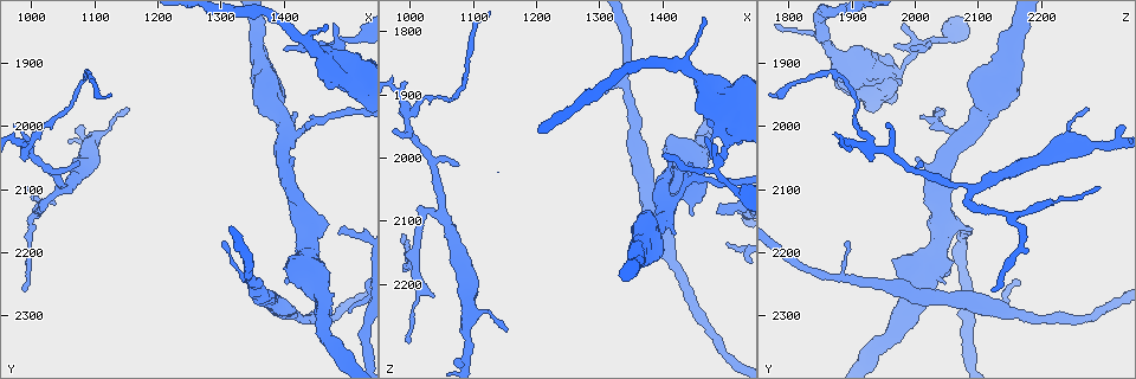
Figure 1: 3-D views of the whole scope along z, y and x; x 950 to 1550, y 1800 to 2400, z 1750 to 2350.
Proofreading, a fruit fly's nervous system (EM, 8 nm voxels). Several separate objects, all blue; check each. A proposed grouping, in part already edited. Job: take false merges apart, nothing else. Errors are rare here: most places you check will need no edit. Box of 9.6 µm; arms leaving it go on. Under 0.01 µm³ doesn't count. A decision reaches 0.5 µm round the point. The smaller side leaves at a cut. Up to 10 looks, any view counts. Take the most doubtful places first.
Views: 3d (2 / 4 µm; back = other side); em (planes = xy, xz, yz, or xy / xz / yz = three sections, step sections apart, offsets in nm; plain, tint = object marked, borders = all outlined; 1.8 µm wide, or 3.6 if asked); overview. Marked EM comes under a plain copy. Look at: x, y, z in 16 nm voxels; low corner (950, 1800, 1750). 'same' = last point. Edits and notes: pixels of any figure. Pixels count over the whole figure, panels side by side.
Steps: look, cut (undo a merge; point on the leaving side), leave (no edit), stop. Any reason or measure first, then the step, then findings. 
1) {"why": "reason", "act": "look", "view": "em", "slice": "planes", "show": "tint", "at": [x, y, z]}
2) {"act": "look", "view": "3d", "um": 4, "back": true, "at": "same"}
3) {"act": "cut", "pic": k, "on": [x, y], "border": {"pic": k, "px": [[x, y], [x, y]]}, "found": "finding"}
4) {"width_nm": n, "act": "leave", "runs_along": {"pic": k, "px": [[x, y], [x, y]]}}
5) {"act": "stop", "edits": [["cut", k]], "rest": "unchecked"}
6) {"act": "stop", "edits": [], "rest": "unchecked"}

{"why": "calibre changes", "act": "look", "view": "em", "um": 3.6, "slice": "planes", "show": "tint", "at": [1515, 1920, 1955]}

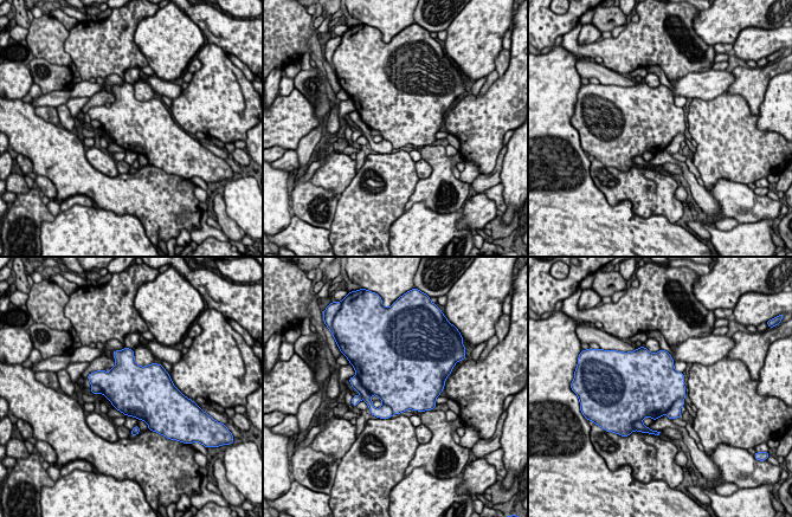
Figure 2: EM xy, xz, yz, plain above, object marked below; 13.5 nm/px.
{"act": "cut", "pic": 2, "on": [675, 409], "border": {"pic": 2, "px": [[683, 399], [677, 399], [665, 413]]}, "found": "two neurons meet here"}

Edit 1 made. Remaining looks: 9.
{"why": "redraw", "act": "look", "view": "overview"}

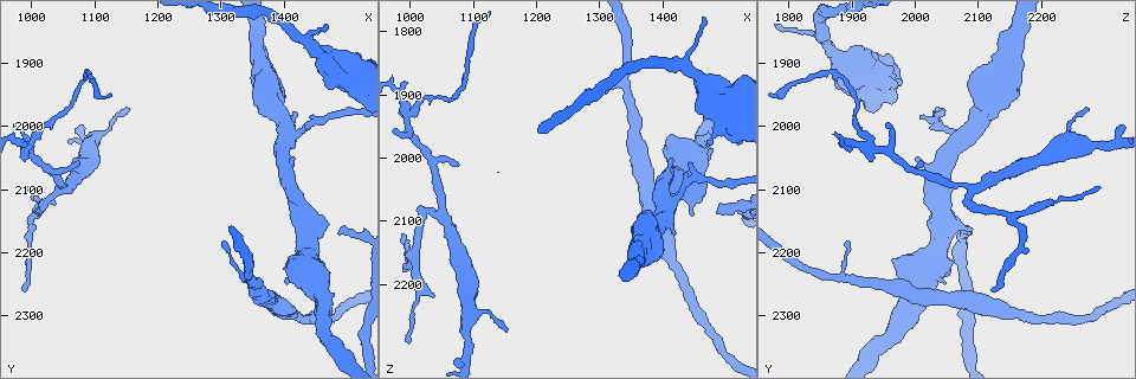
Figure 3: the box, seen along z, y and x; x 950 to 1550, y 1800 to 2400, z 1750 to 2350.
{"why": "abrupt turn", "act": "look", "view": "3d", "um": 2, "at": [1010, 2145, 2155]}

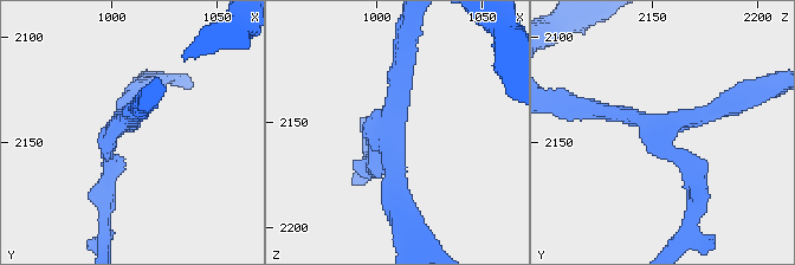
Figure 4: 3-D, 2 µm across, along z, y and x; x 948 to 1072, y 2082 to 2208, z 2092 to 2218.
{"arms": 3, "why": "need the tissue", "act": "look", "view": "em", "slice": "yz", "step": 16, "show": "tint", "at": [1005, 2140, 2150]}

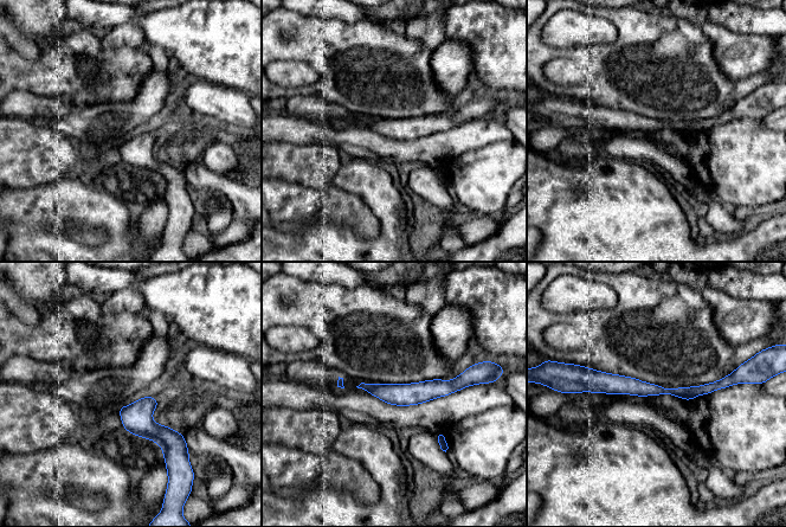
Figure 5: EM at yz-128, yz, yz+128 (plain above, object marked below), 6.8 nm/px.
{"why": "cut it another way", "act": "look", "view": "em", "slice": "planes", "show": "borders", "at": "same"}

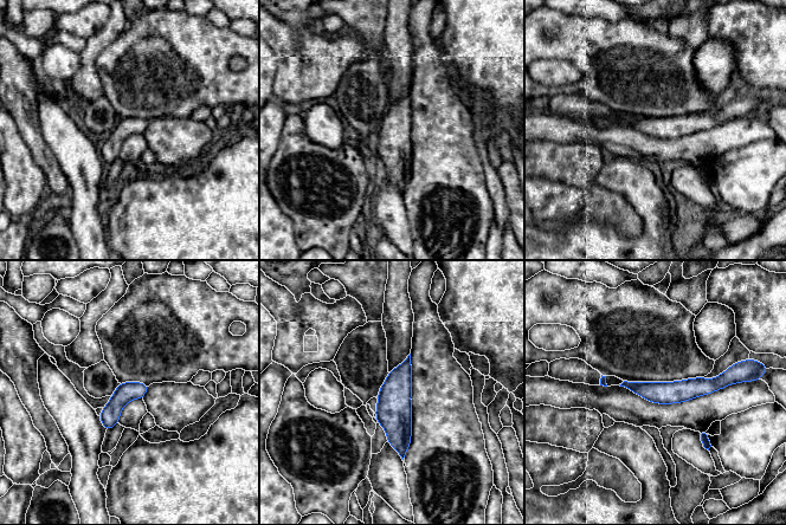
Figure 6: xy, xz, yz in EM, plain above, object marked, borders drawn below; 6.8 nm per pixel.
{"act": "leave", "runs_along": {"pic": 6, "px": [[727, 380], [684, 390], [627, 384]]}, "found": "one neuron here"}

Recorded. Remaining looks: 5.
{"why": "side arm on a straight run", "act": "look", "view": "3d", "um": 2, "back": true, "at": [995, 2030, 1930]}

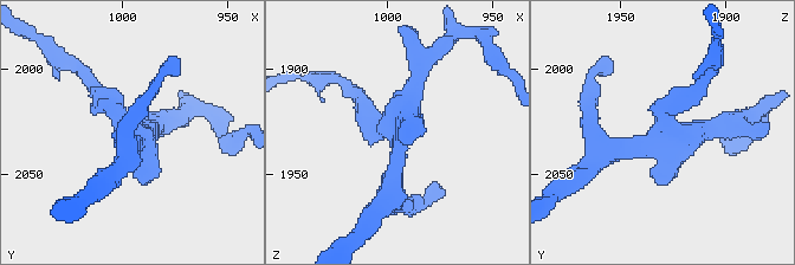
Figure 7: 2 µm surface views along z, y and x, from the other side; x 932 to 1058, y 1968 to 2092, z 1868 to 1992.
{"arms": 3, "act": "look", "view": "em", "slice": "planes", "show": "tint", "at": [994, 2030, 1928]}

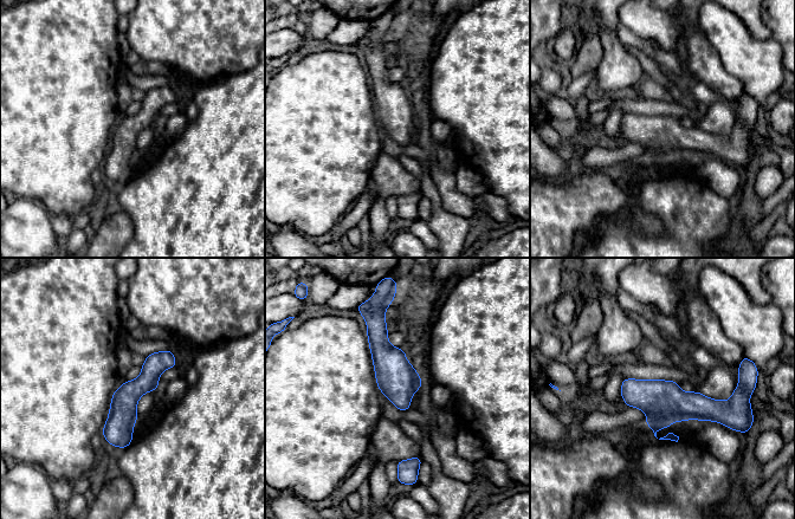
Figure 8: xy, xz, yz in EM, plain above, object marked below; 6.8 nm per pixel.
{"act": "leave", "found": "all the same neuron"}

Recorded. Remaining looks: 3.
{"act": "stop", "edits": [["cut", 2]], "rest": "unchecked"}

